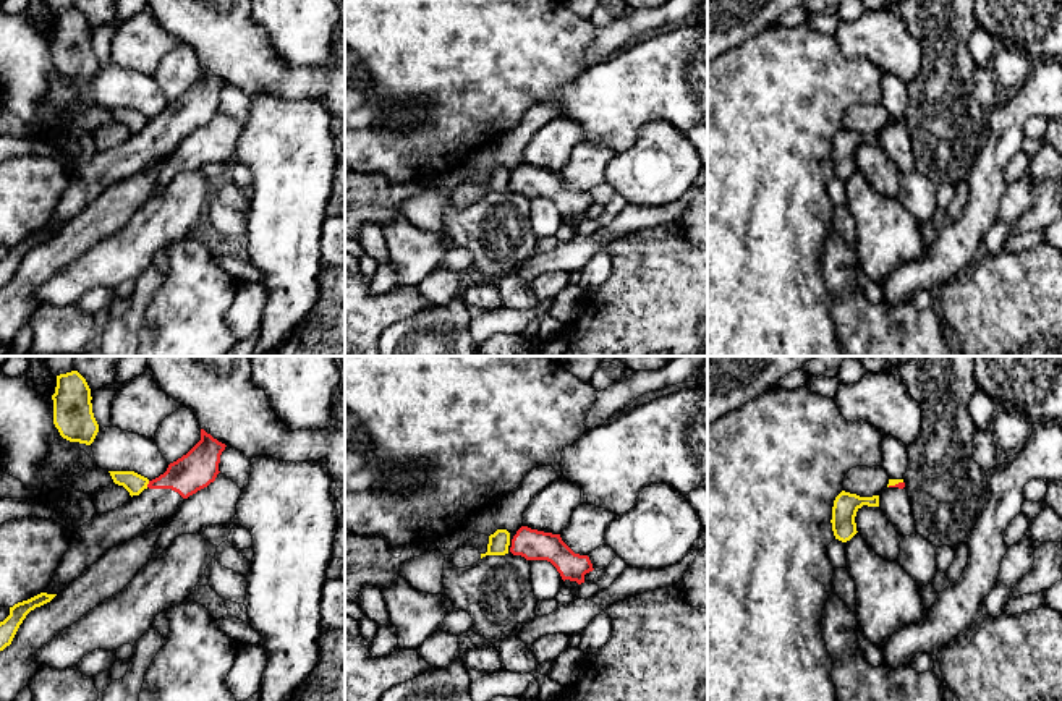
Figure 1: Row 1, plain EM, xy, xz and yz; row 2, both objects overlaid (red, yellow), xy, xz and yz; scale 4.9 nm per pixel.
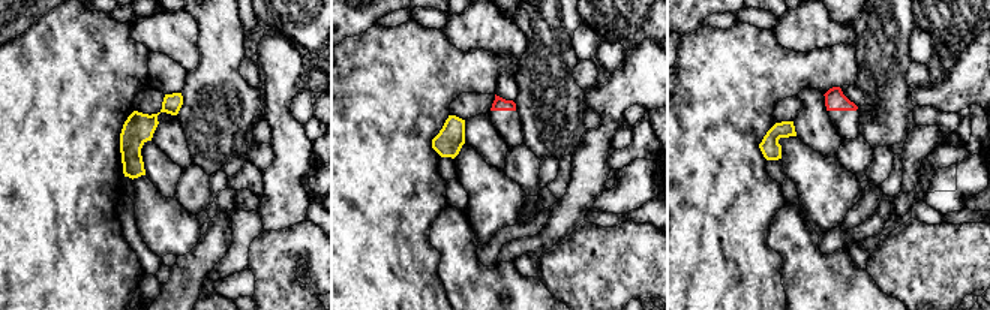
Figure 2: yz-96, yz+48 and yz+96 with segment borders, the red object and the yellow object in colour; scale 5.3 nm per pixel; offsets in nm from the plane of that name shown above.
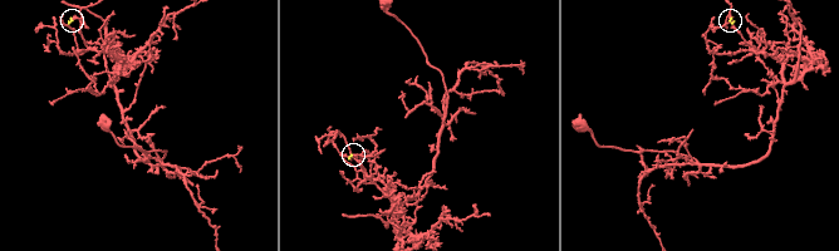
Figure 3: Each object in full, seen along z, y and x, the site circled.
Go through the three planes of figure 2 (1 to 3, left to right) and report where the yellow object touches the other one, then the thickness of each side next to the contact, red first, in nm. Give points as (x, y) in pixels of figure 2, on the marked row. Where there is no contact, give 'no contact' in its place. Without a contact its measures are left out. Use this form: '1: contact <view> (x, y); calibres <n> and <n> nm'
1: no contact
2: no contact
3: no contact

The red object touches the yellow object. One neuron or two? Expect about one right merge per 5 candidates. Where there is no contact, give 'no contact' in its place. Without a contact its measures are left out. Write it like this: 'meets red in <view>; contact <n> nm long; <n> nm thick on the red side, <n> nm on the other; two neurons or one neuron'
meets red in xy; contact 40 nm long; 190 nm thick on the red side, 100 nm on the other; two neurons

